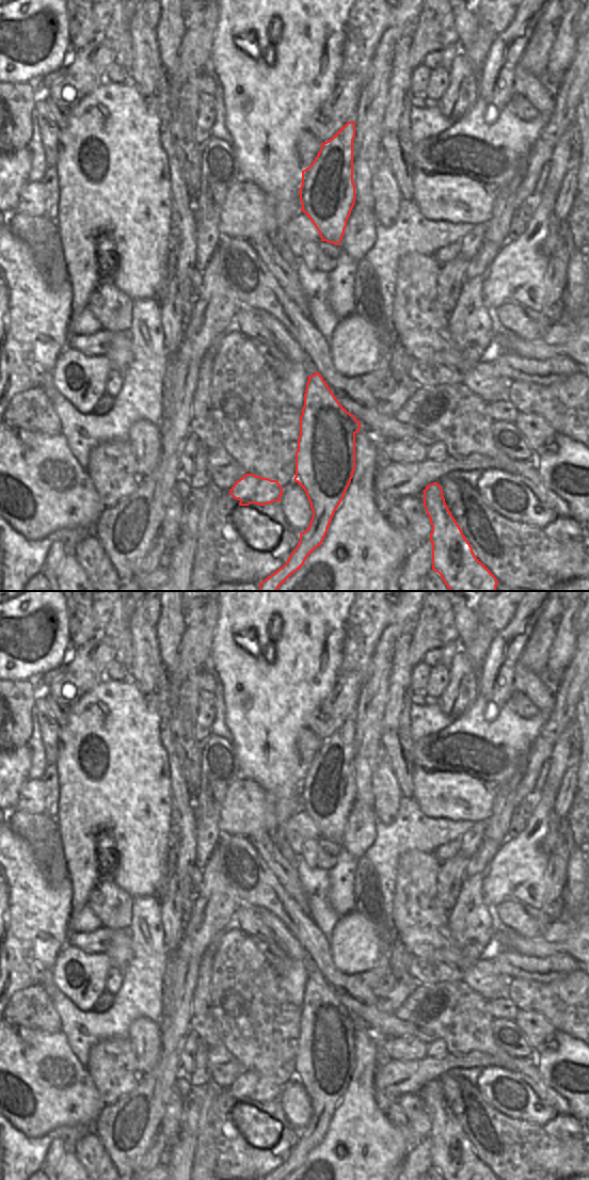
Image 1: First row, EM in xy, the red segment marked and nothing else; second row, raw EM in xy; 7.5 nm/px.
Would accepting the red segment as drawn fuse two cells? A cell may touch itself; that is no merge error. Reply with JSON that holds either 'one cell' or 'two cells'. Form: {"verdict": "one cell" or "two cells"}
{"verdict": "two cells"}

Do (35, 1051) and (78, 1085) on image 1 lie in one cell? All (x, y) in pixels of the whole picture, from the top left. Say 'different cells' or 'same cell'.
same cell

